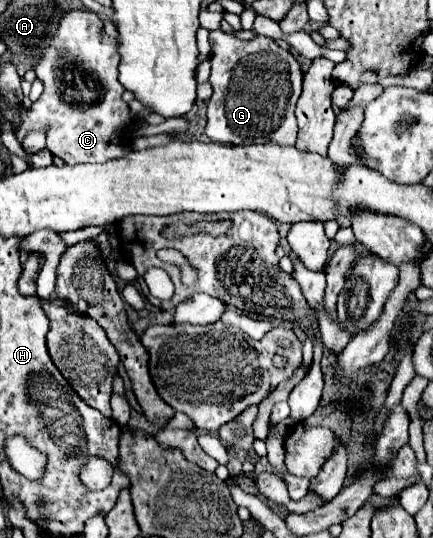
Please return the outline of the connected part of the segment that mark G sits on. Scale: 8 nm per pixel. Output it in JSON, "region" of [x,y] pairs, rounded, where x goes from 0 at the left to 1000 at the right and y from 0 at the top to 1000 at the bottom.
{"region":[[[497,56],[483,63],[487,78],[487,141],[483,152],[492,160],[492,178],[478,193],[478,234],[473,249],[492,264],[515,268],[681,268],[686,260],[686,230],[681,230],[681,190],[695,175],[700,134],[677,100],[644,89],[630,71],[594,67],[584,74],[552,74],[533,63]]]}

